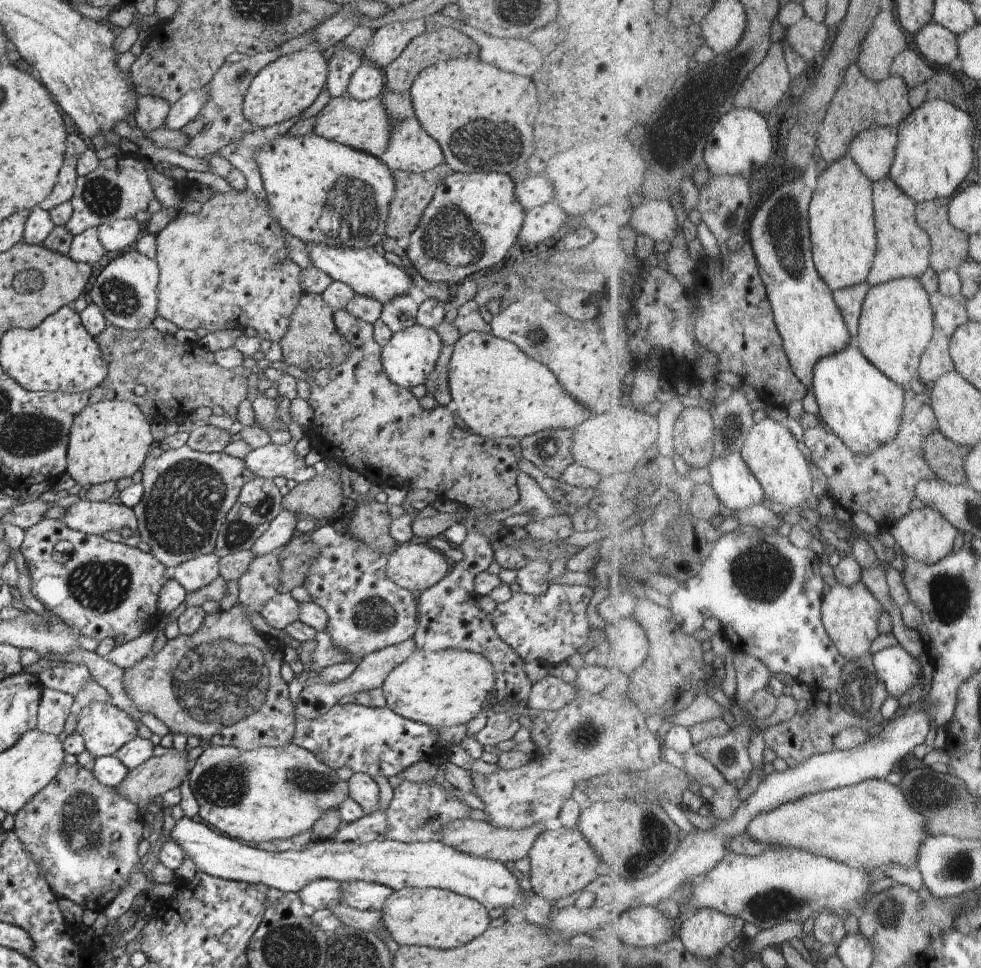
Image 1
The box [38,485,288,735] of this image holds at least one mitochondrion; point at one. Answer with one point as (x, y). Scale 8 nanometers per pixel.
(101, 586)

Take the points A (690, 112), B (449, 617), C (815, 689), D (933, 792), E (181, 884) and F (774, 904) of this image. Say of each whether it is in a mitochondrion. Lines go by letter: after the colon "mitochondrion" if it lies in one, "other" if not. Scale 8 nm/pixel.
A: mitochondrion
B: other
C: other
D: mitochondrion
E: other
F: mitochondrion

